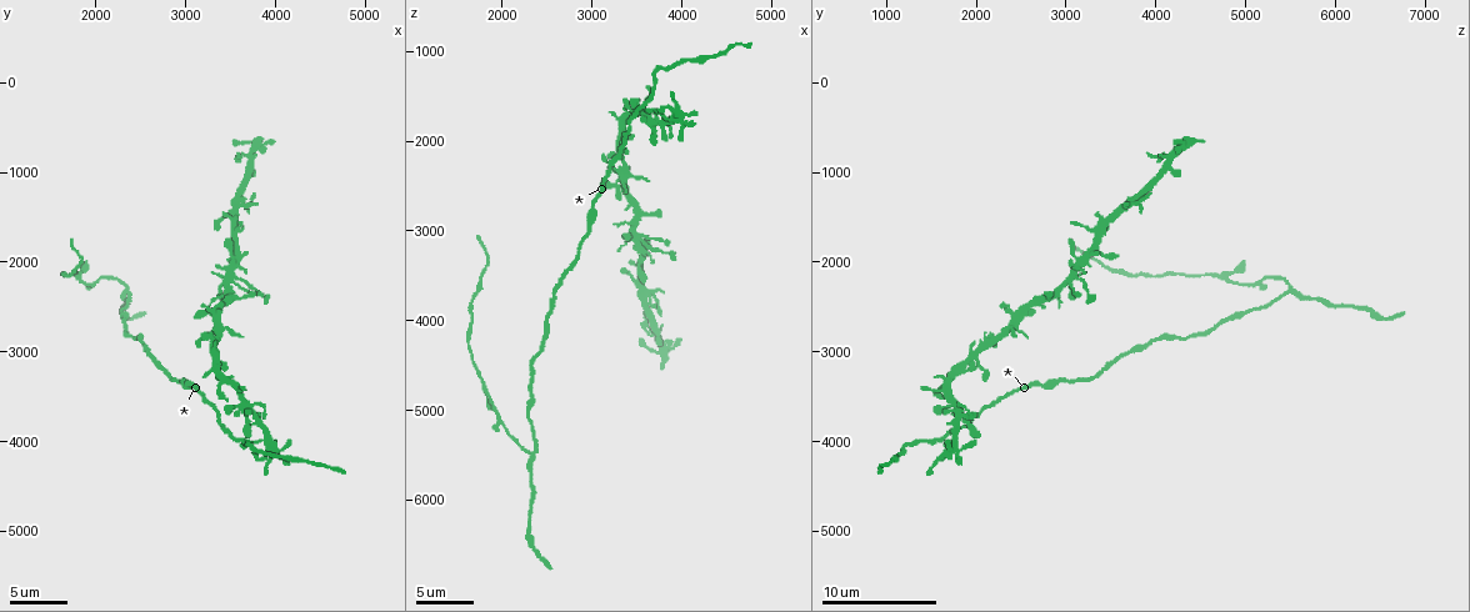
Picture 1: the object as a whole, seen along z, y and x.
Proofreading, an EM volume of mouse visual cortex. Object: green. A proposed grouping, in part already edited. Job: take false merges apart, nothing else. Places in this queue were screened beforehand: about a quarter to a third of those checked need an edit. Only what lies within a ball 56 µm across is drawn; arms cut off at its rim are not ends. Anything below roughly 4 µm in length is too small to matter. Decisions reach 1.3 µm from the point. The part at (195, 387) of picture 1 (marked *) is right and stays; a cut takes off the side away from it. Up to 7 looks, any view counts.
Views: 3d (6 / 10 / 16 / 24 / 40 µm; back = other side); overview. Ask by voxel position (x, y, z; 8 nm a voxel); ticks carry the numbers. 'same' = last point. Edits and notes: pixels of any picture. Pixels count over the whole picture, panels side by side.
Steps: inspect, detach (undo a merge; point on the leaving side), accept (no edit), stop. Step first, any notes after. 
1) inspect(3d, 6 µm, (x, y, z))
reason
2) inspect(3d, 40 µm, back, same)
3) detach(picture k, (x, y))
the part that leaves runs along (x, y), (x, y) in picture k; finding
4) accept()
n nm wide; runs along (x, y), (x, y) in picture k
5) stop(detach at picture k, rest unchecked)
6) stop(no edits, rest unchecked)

inspect(3d, 16 µm, (3550, 2150, 3100))
four or more arms meet

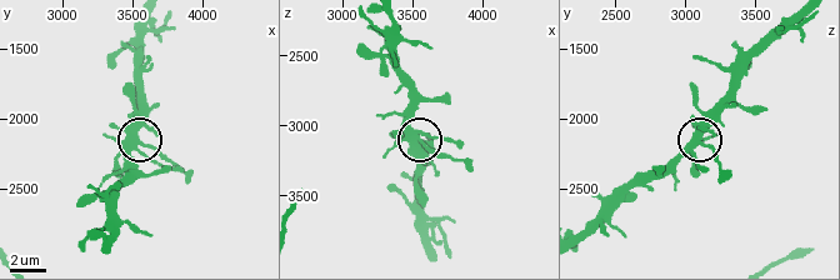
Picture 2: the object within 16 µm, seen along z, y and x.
accept()
370 nm wide; runs along (580, 243), (696, 144), (718, 165) in picture 2; all the same neuron

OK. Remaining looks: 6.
inspect(3d, 10 µm, (3600, 3950, 1600))
side arm on a straight run

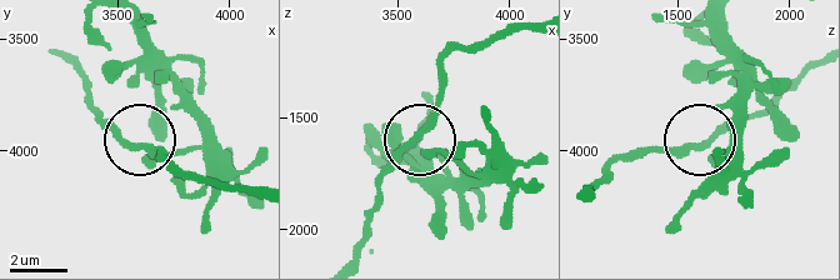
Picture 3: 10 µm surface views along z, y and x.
accept()
side arm 14 µm; runs along (351, 255), (383, 176), (433, 111), (443, 79) in picture 3; one neuron here

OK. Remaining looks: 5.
inspect(3d, 16 µm, (2350, 2300, 5500))
three arms meet

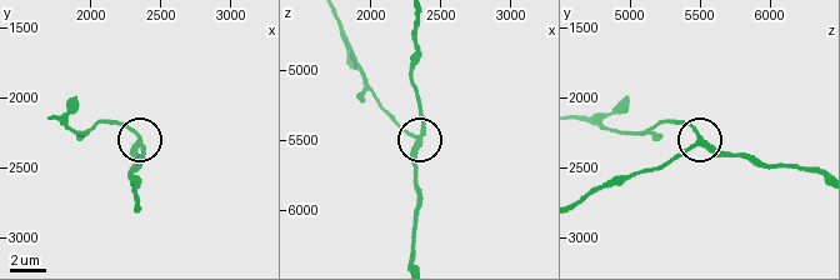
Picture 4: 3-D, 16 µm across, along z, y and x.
accept()
250 nm wide; runs along (418, 20), (413, 86), (423, 131), (418, 189) in picture 4; continuous, no second neuron

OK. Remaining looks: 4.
stop(no edits, rest unchecked)

